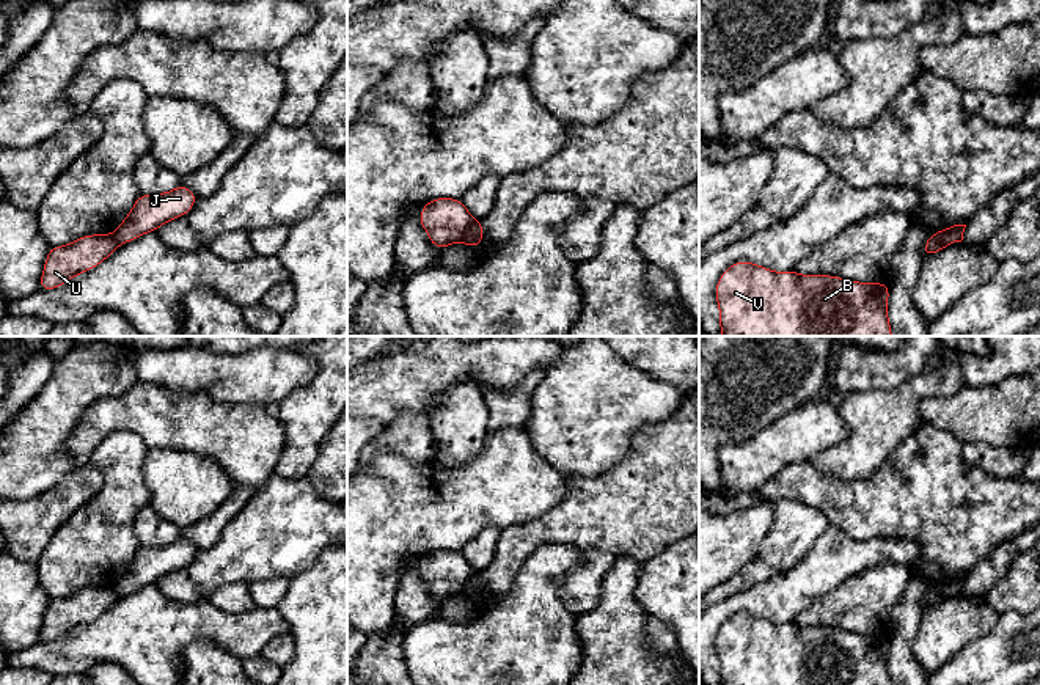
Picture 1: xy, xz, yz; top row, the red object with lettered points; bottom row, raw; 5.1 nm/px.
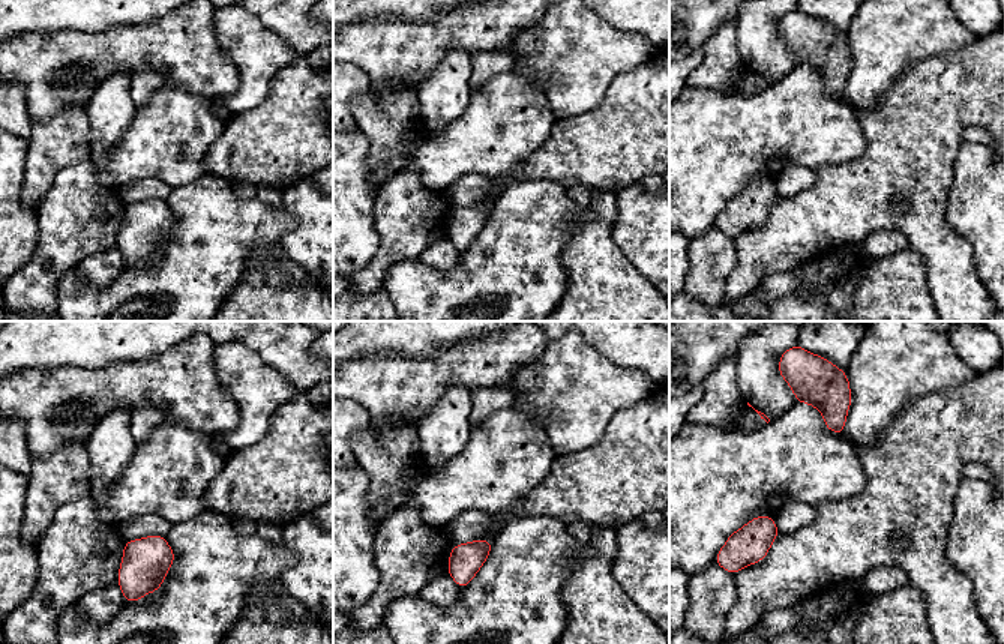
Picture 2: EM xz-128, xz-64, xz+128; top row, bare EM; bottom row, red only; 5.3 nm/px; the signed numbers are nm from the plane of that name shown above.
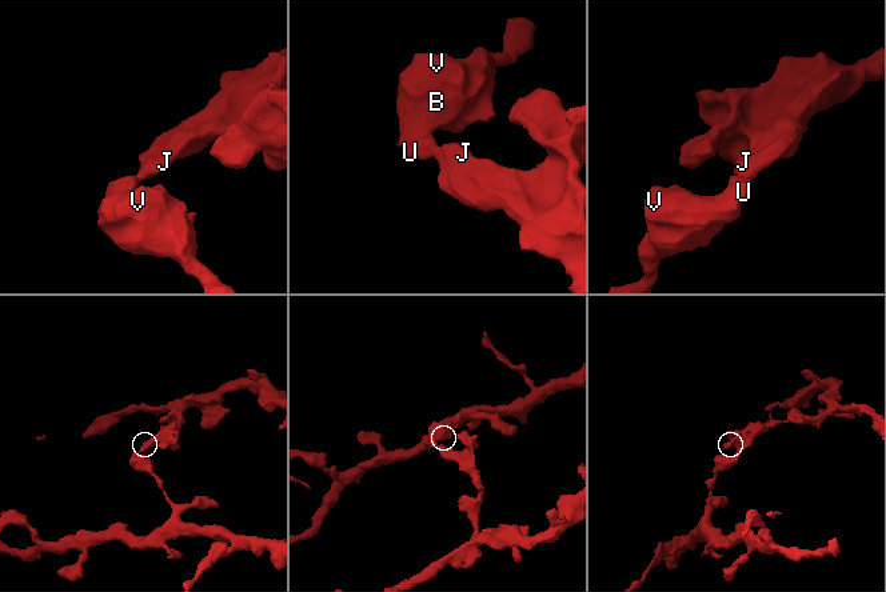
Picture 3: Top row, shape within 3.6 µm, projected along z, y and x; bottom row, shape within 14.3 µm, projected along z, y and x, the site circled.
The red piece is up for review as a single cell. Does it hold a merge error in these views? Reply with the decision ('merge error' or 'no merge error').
merge error

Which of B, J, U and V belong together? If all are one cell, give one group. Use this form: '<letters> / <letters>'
B U V / J

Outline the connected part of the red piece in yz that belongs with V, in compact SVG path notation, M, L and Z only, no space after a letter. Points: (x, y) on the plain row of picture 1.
M737 613L721 625L715 649L721 685L892 685L888 669L889 635L775 624Z

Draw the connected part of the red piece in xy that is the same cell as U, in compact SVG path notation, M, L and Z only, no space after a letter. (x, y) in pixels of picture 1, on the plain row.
M90 586L61 599L50 599L39 632L41 643L63 638L79 625L88 624L105 613L118 594L112 586Z

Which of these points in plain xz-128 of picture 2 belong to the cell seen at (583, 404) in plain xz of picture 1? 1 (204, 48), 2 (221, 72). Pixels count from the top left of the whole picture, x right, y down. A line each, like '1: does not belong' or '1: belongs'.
1: does not belong
2: does not belong

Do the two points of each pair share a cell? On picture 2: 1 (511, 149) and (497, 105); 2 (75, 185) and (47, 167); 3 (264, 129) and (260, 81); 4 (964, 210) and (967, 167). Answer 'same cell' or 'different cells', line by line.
1: same cell
2: different cells
3: different cells
4: same cell

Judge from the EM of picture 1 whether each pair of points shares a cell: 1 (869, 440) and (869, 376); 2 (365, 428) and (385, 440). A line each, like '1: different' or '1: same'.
1: different
2: different

